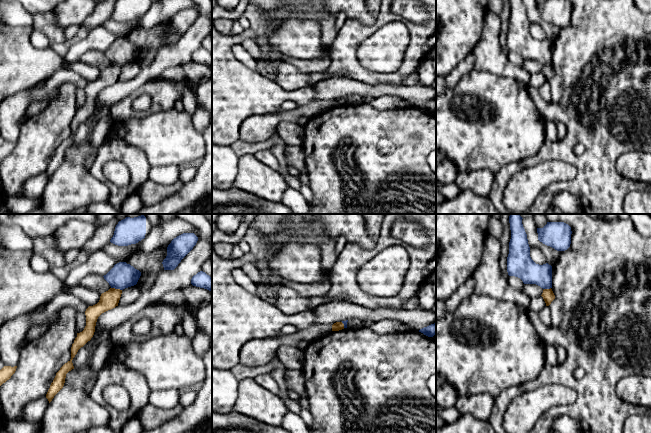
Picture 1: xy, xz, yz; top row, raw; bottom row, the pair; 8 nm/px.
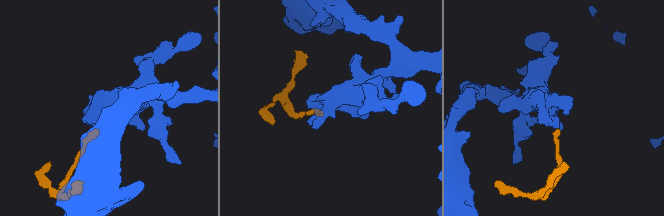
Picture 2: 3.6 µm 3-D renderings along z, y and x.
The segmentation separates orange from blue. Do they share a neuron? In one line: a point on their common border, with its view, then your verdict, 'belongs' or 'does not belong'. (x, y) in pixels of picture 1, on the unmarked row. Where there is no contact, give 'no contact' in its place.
xy (116, 65) | does not belong

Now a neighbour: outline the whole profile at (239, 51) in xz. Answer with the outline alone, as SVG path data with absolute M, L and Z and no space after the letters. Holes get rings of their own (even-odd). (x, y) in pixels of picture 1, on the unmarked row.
M234 44L231 47L231 50L235 57L242 62L249 69L255 70L257 69L257 60L254 59L241 44Z

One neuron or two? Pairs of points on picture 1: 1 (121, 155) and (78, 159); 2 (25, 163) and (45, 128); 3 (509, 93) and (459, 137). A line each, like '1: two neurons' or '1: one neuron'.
1: two neurons
2: one neuron
3: one neuron

